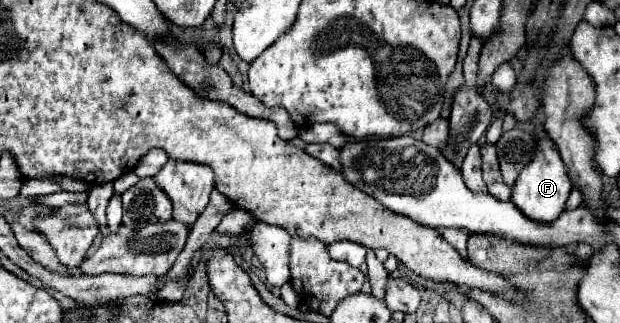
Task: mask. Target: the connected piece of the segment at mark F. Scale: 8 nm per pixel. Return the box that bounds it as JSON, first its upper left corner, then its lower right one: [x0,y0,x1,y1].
[512,137,572,223]

